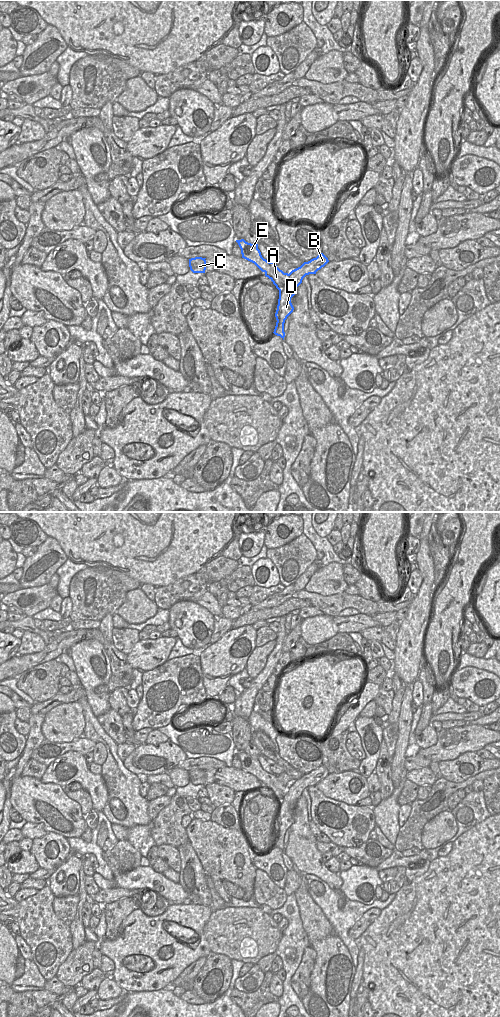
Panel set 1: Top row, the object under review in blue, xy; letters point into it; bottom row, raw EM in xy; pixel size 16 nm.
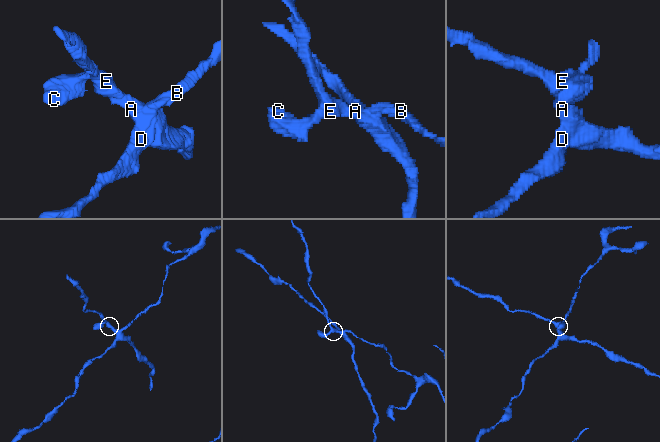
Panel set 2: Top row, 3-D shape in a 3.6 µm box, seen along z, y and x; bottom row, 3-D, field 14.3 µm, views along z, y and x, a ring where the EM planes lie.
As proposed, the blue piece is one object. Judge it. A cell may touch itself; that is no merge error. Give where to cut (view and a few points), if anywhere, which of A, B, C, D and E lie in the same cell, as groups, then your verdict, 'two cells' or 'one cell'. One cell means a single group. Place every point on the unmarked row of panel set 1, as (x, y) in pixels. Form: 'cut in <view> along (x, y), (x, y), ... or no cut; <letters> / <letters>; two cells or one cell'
cut in xy along (289, 786), (285, 796), (279, 802); A C E / B D; two cells

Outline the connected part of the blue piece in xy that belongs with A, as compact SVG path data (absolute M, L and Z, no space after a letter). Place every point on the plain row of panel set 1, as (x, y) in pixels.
M244 751L236 752L236 754L241 761L242 770L254 775L265 785L265 788L273 794L278 802L285 797L289 786L280 782L275 774L269 774L264 771L258 761L258 756L248 755Z

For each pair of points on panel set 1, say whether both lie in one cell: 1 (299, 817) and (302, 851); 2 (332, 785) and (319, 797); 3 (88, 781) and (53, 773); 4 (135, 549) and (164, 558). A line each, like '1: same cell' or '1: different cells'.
1: same cell
2: different cells
3: same cell
4: same cell

